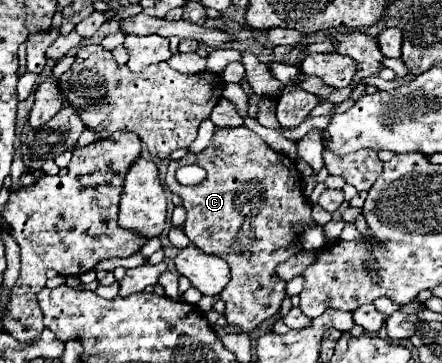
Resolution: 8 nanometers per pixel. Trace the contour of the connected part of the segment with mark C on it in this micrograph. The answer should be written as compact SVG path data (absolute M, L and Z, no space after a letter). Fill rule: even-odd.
M216 127L210 145L200 153L188 153L178 161L168 163L166 185L172 193L182 197L182 205L188 211L184 231L188 239L200 247L204 253L218 255L230 265L230 283L220 293L220 299L226 303L226 319L232 325L238 325L244 333L250 333L262 321L278 313L282 299L286 297L286 281L276 275L276 265L288 261L290 257L304 251L298 241L296 225L314 227L312 207L298 187L298 171L290 159L282 153L270 149L252 129L240 127ZM180 165L200 165L206 171L206 179L200 185L186 187L176 181L176 169Z

